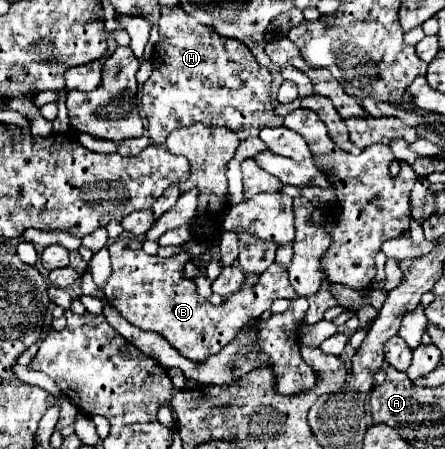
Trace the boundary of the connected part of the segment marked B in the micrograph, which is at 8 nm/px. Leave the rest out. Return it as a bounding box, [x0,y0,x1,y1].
[103,236,297,362]

